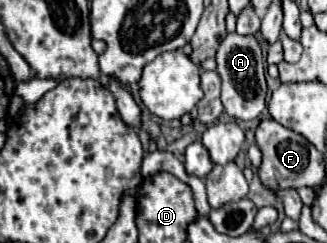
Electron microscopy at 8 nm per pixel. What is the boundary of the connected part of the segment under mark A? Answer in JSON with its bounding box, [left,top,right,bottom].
[217,34,267,120]

